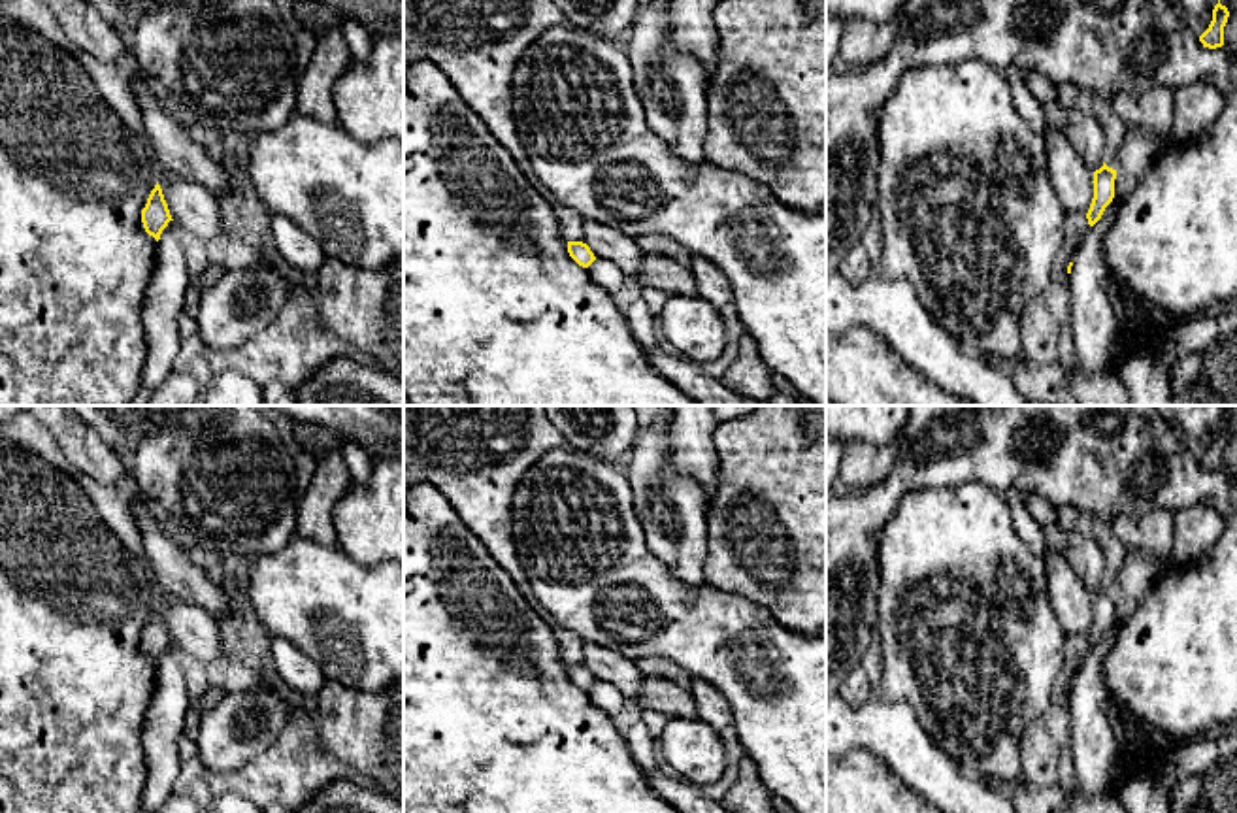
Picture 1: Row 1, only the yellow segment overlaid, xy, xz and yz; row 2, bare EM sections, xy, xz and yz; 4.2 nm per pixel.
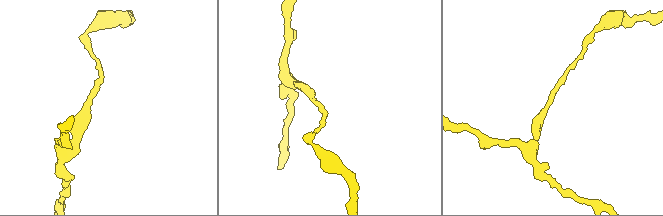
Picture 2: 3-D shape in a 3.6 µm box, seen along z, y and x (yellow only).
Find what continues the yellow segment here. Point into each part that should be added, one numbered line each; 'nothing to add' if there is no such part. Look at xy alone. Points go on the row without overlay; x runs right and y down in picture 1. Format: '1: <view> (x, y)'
nothing to add

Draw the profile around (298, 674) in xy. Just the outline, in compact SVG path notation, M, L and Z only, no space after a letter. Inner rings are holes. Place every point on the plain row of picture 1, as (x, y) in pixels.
M283 636L272 639L272 651L281 687L311 705L328 681L321 666Z

